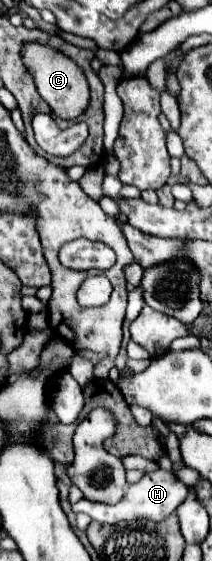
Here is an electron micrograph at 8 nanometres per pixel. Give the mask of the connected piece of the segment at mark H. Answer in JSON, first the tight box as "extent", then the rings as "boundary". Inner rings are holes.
{"extent":[72,469,188,527],"boundary":[[[158,469],[158,471],[146,473],[138,483],[134,483],[128,489],[128,493],[124,495],[124,499],[116,505],[104,505],[104,503],[80,499],[78,503],[72,505],[72,511],[86,513],[86,515],[90,515],[90,519],[94,519],[102,525],[124,525],[126,527],[126,525],[136,525],[136,521],[142,521],[142,519],[160,523],[176,511],[176,507],[186,499],[186,495],[188,495],[188,487],[180,479],[176,479],[172,471]]]}

